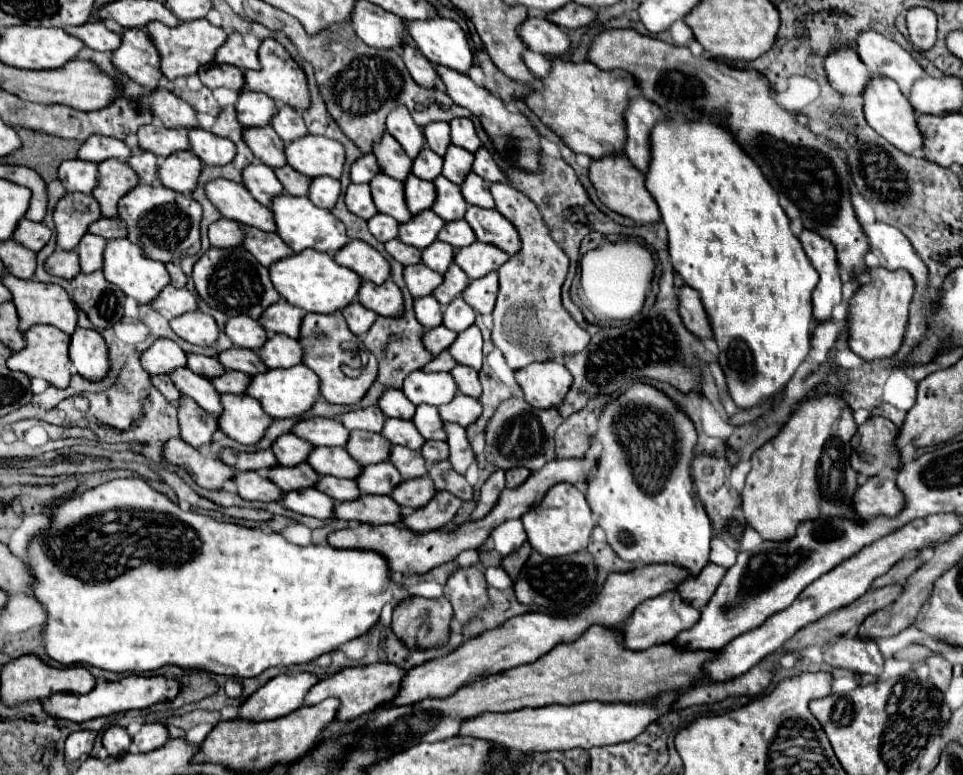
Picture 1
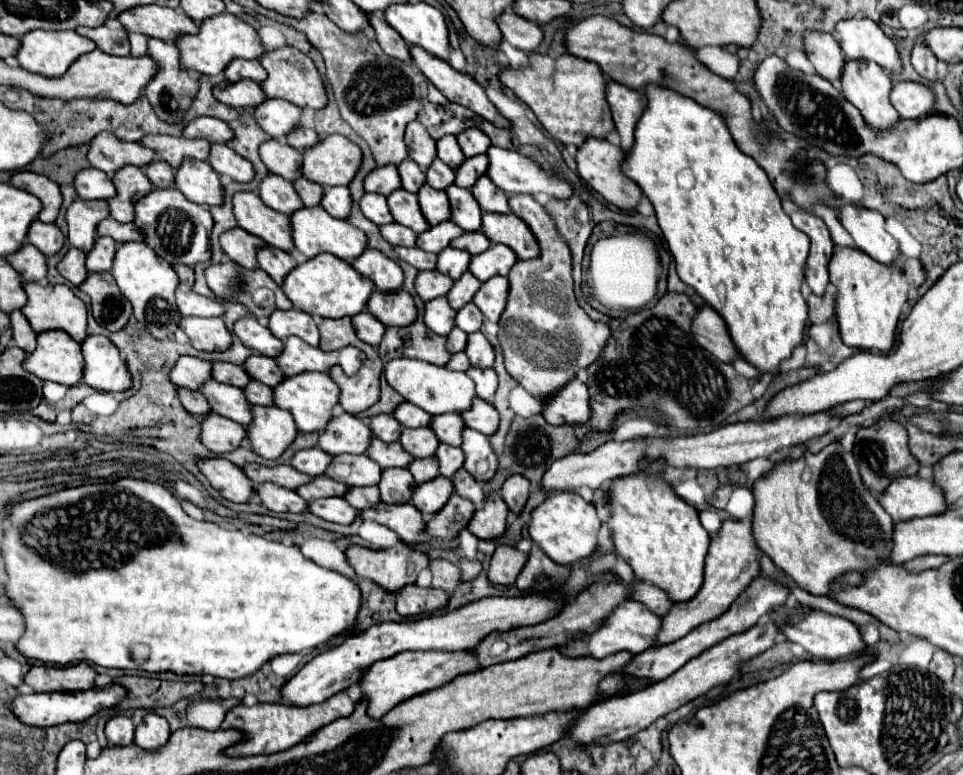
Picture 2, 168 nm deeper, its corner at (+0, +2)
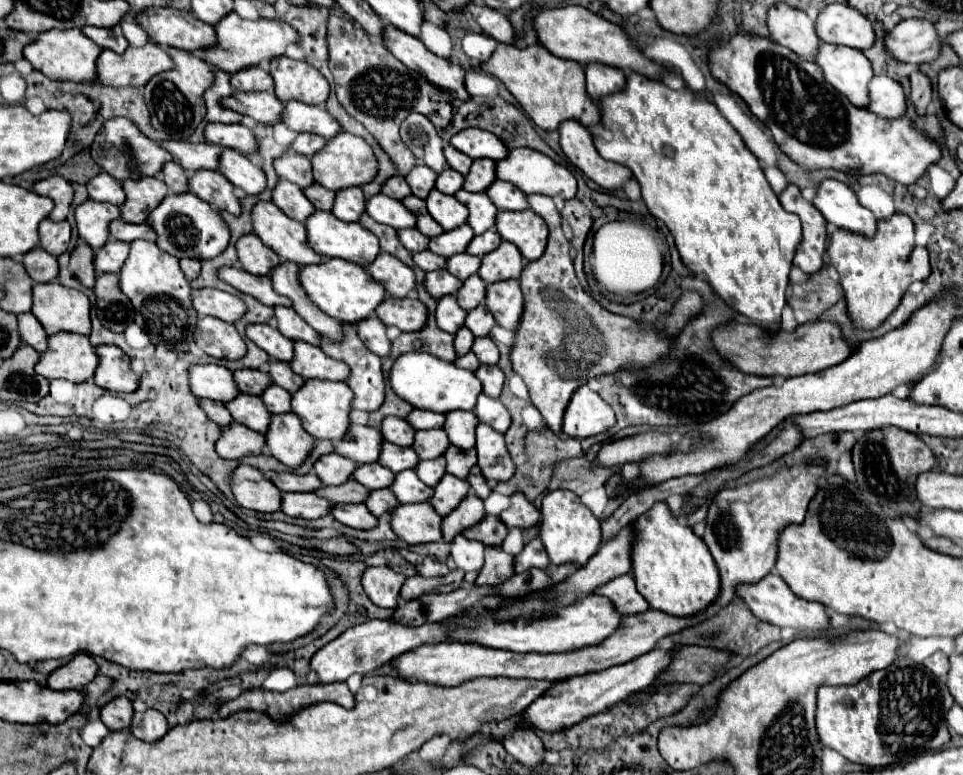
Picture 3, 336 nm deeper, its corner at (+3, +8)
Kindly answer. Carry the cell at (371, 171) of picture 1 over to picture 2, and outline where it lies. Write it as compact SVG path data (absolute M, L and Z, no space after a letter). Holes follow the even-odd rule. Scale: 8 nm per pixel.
M394 165L376 167L364 179L364 189L380 195L390 195L398 187L400 187L400 175Z

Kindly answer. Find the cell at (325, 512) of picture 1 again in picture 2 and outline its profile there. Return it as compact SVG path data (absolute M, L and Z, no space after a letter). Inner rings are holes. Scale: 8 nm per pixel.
M326 497L322 501L308 501L308 511L324 521L332 521L340 525L350 525L358 515L358 509L346 505L342 497Z

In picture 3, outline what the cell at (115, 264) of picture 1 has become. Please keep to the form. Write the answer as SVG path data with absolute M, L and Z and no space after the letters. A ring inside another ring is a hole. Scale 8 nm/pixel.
M137 239L119 273L119 287L135 307L135 323L149 335L153 345L165 345L177 353L187 353L193 345L193 331L199 315L193 309L187 277L179 267L179 259L161 251L155 243Z

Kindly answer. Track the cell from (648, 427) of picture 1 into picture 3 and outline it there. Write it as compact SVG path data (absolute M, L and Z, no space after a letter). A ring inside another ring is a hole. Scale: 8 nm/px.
M655 503L643 519L639 517L635 521L635 531L635 583L651 609L661 609L677 617L693 617L717 601L721 593L721 577L707 545L691 527L673 517L667 503Z

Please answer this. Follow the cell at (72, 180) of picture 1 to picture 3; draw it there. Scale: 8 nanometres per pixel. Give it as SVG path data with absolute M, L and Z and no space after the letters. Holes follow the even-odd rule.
M101 171L95 179L91 179L87 183L89 189L89 197L101 203L113 203L113 205L123 205L125 201L125 191L123 185L113 179L111 175L107 175L105 171Z

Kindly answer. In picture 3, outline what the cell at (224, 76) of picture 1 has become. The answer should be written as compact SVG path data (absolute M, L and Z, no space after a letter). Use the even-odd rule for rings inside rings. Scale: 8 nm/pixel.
M237 93L229 99L223 99L225 107L231 107L233 111L241 115L249 115L259 125L277 125L281 123L281 115L285 111L283 103L273 93Z

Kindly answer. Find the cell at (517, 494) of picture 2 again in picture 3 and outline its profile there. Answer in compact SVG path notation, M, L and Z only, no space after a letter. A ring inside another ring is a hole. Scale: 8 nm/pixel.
M521 493L511 495L511 507L499 515L499 519L507 527L517 527L517 529L529 529L537 525L539 517L541 517L539 509L533 503L529 503Z

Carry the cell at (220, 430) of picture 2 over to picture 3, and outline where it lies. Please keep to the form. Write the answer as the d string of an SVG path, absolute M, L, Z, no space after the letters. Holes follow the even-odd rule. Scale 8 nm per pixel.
M231 423L229 427L223 427L223 433L215 443L217 455L233 461L239 461L247 455L261 455L263 447L265 447L265 437L239 423Z

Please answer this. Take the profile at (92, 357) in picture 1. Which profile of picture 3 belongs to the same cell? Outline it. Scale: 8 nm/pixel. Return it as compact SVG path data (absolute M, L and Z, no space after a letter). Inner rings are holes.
M115 345L97 347L99 367L93 381L113 393L131 393L139 387L139 375L131 369L131 359Z

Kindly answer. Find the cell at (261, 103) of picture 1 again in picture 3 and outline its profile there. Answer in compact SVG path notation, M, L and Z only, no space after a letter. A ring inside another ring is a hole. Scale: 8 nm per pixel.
M299 101L285 103L283 123L297 133L307 131L307 133L321 135L323 139L331 139L331 137L335 137L343 131L339 127L337 119L333 119L333 115L329 115L323 107L305 105L305 103L299 103Z

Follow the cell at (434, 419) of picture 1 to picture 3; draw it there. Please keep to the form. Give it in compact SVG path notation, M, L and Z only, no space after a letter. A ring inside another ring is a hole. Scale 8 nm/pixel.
M451 411L447 413L445 431L449 441L459 449L471 449L475 445L475 427L479 419L473 411Z

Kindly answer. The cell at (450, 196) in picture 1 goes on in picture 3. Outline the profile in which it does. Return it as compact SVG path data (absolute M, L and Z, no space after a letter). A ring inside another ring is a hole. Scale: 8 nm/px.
M457 191L455 195L463 205L469 209L469 225L475 231L475 235L481 235L483 231L489 231L495 227L495 215L497 207L491 203L491 199L485 193L469 193L469 191Z

